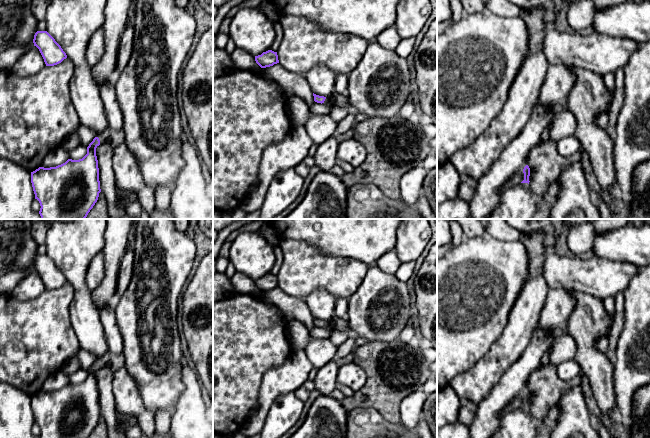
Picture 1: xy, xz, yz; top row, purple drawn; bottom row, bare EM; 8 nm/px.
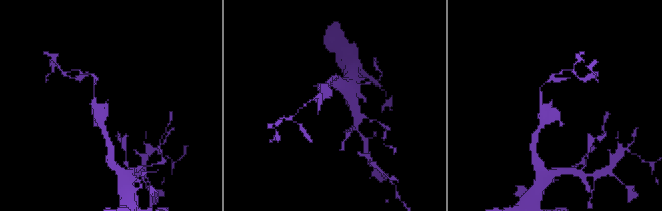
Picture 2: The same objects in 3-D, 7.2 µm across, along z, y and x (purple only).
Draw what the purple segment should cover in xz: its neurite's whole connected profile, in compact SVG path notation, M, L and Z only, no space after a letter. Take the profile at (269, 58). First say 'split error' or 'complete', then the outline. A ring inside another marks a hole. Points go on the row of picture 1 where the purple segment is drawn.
complete; M268 50L261 55L255 56L255 61L261 68L270 67L279 63L277 52L272 50Z

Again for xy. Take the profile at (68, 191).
split error; M108 126L87 147L87 154L79 160L68 159L56 167L39 167L31 172L35 199L40 203L41 219L85 219L98 200L100 189L96 148L108 142L112 130Z

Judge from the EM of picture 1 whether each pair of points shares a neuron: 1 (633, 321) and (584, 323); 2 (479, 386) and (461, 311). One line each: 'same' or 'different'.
1: different
2: different

